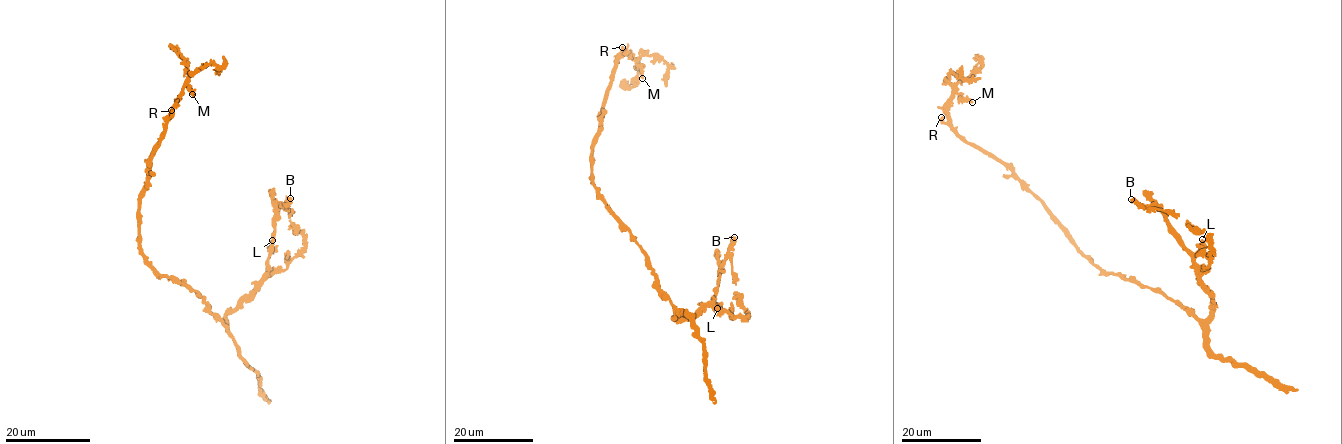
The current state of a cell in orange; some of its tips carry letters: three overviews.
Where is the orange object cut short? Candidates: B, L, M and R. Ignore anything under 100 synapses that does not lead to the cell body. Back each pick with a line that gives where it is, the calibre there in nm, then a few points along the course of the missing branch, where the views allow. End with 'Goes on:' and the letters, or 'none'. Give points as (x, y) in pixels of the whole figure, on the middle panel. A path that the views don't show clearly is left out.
Goes on: none

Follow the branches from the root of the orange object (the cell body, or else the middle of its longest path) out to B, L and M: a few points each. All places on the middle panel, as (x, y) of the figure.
B: (611, 208), (641, 249), (655, 285), (669, 300), (675, 317), (691, 317), (713, 300), (719, 267), (734, 237)
L: (611, 208), (641, 249), (654, 275), (655, 285), (674, 310), (673, 316), (691, 317), (712, 301), (717, 308)
M: (611, 208), (593, 182), (592, 141), (598, 130), (603, 101), (616, 62), (627, 54), (640, 68), (642, 78)

